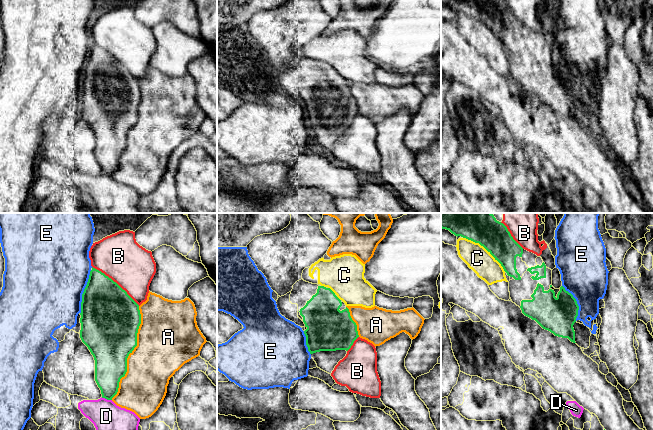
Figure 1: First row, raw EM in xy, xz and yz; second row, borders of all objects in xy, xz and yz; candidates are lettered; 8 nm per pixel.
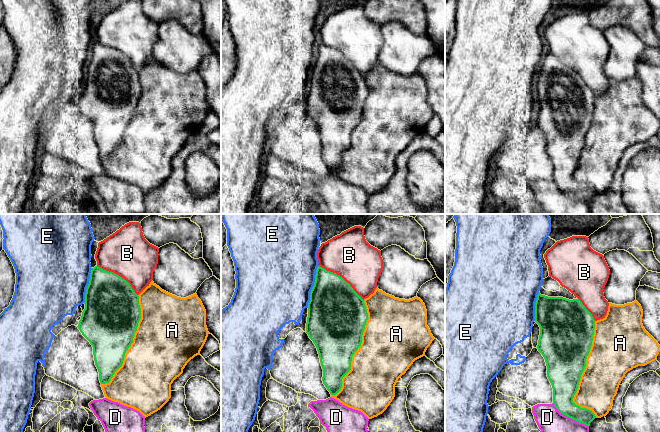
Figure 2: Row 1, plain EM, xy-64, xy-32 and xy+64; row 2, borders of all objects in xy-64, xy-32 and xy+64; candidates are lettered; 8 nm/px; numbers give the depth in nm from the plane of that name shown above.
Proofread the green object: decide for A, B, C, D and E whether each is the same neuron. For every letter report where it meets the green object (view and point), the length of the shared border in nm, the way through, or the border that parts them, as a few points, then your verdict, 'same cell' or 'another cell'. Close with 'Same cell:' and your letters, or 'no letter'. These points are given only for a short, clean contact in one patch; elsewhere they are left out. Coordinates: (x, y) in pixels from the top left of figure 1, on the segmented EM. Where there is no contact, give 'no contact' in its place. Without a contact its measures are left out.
A: meets green in xy at (130, 352); contact 800 nm long; another cell
B: meets green in xy at (115, 282); contact 500 nm long; another cell
C: meets green in yz at (485, 248); contact 440 nm long; another cell
D: meets green in xy at (106, 398); contact 90 nm long; another cell
E: meets green in xy at (83, 292); contact 360 nm long; another cell
Same cell: no letter

